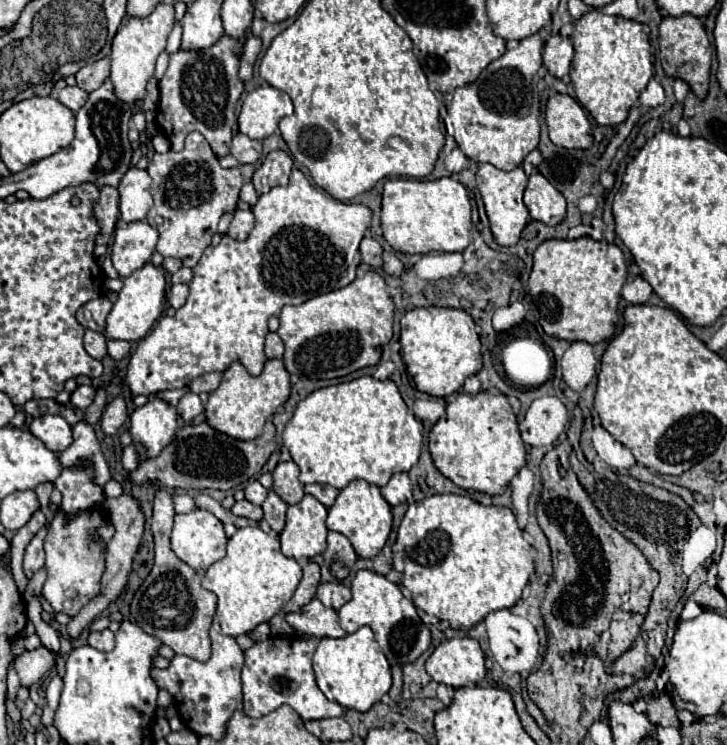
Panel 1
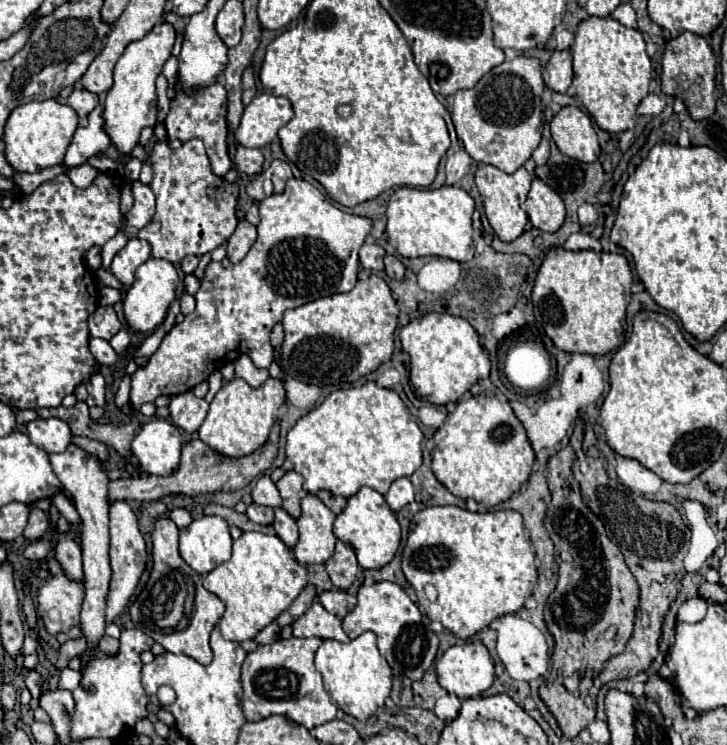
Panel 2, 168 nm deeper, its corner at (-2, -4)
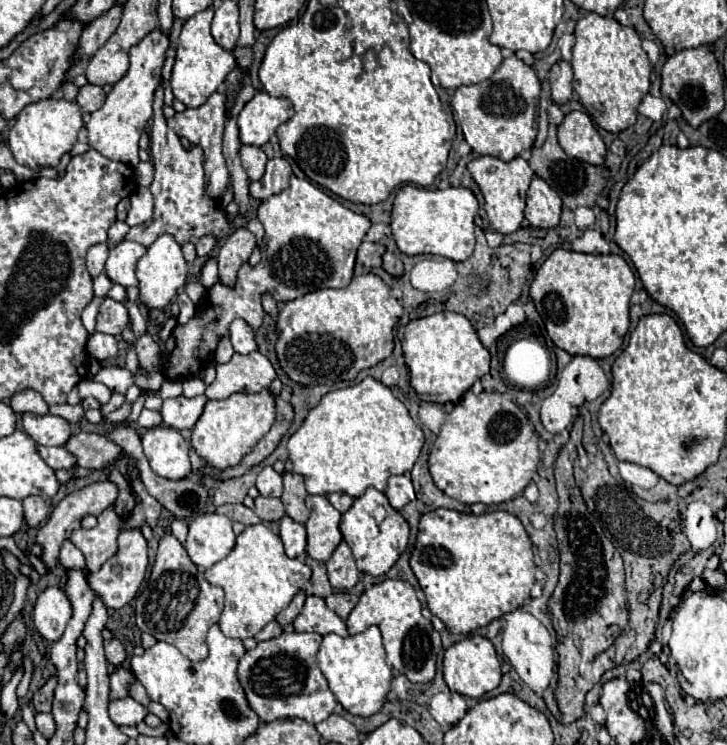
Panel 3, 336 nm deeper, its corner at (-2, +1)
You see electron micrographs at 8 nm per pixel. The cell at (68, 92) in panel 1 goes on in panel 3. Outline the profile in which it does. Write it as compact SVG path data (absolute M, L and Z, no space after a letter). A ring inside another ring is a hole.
M87 83L85 87L81 87L81 89L79 89L77 103L81 105L81 109L83 109L83 111L93 113L93 111L97 111L97 109L99 109L99 107L105 103L105 97L107 97L107 95L105 95L103 87Z

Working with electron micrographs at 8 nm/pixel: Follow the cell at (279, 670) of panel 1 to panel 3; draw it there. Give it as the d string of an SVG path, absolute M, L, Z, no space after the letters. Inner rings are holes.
M281 633L275 639L259 643L239 661L239 681L245 689L249 705L263 723L277 719L305 719L313 725L329 717L337 705L335 695L327 687L327 679L317 667L319 633Z

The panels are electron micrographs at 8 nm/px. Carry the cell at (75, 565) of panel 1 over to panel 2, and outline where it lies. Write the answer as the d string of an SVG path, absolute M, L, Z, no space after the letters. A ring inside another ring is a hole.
M47 558L47 564L53 578L49 578L39 590L37 614L47 632L59 634L67 632L71 626L79 626L85 588L81 582L71 580L55 558Z

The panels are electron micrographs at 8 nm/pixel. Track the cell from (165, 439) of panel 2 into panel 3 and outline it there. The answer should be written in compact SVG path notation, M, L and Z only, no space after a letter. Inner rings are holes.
M155 427L143 437L145 457L159 477L177 481L191 475L189 463L189 441L171 427Z

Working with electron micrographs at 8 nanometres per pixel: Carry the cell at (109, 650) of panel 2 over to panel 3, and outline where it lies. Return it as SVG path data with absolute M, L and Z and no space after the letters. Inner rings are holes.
M111 639L111 641L105 641L105 657L107 661L113 665L113 667L121 667L121 663L125 661L125 647L117 641L117 639Z

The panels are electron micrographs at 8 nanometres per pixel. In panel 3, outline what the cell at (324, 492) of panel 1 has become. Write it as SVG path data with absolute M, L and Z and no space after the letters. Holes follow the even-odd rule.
M331 493L331 495L327 495L327 499L329 499L331 505L333 505L337 511L341 511L341 513L345 513L345 511L353 505L353 497L349 497L347 493Z

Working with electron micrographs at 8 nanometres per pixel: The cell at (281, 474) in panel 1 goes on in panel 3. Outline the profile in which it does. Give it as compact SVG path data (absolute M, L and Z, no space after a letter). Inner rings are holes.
M283 473L283 485L285 489L283 489L281 501L285 505L285 511L293 521L303 525L309 519L309 509L305 507L307 491L305 491L303 477L297 473Z

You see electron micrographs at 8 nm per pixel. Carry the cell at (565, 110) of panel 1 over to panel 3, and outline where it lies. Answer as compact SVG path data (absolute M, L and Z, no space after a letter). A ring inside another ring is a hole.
M571 111L565 115L563 123L557 129L557 135L563 151L571 157L577 157L591 165L603 165L607 147L587 113Z

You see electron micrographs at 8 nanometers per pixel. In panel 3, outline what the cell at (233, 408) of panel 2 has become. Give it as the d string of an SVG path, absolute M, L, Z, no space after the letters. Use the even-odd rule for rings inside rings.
M263 389L259 393L235 393L221 401L207 401L203 415L193 427L191 447L205 461L207 467L227 469L237 465L247 453L251 453L259 439L267 435L273 423L275 397L269 393L269 389Z

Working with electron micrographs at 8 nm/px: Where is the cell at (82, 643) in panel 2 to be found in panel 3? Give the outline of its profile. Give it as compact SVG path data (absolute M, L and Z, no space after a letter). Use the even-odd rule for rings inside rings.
M51 677L35 695L33 695L33 707L35 711L51 711L51 703L53 703L53 691L55 691L57 679Z

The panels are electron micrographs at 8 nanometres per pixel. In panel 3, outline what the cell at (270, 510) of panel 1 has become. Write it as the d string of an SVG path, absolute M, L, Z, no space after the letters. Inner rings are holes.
M287 515L281 519L279 525L281 525L281 539L283 539L283 545L285 545L285 553L291 559L295 559L301 553L305 553L305 547L307 547L305 527L301 523L291 521Z

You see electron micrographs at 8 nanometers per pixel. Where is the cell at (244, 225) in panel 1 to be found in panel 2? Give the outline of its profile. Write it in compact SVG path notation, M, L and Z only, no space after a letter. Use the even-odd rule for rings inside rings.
M241 220L237 230L233 232L233 236L229 238L229 244L227 244L227 258L231 262L239 262L245 258L245 254L249 252L249 248L253 246L257 238L257 228L253 224L249 224L247 220Z

